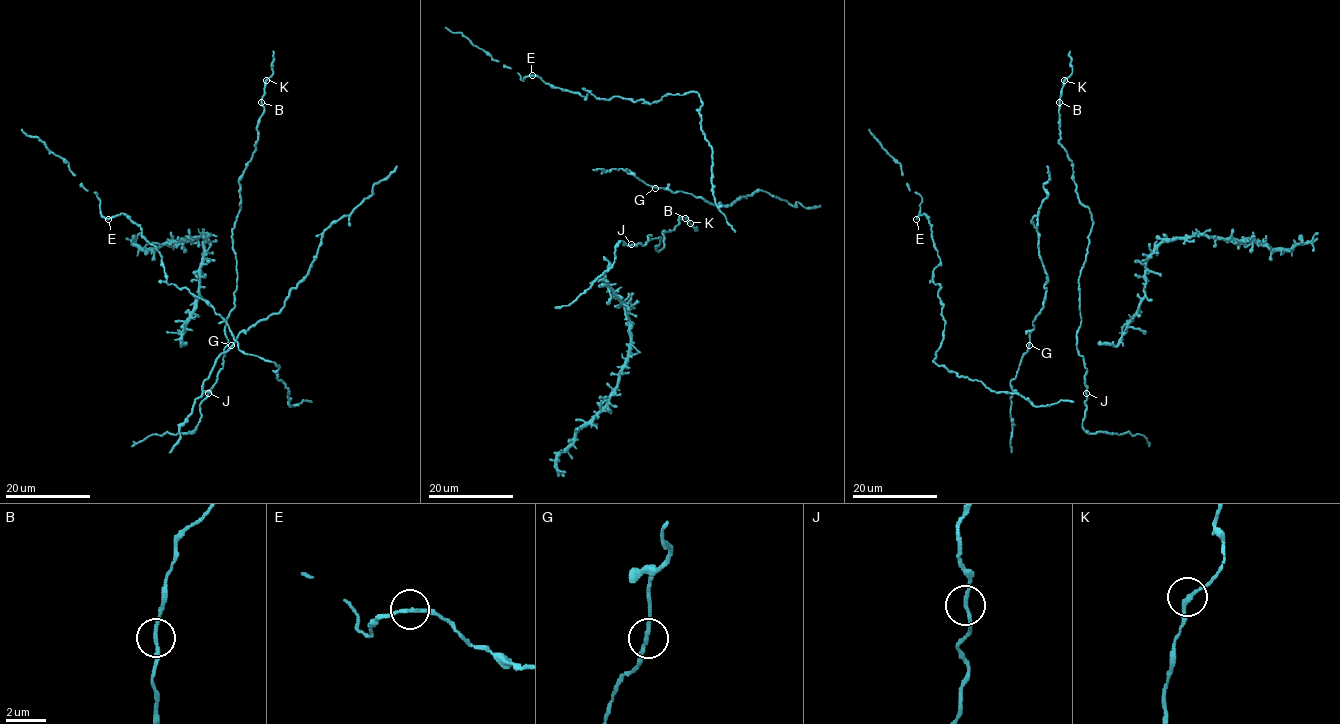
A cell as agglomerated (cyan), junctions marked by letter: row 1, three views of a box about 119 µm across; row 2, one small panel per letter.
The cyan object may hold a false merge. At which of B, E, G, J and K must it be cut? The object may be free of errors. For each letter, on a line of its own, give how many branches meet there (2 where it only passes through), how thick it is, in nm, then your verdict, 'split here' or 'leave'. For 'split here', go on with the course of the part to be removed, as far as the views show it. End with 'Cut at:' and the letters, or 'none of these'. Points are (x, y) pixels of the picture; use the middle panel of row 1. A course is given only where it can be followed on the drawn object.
B: 2 | 190 nm | leave
E: 2 | 180 nm | leave
G: 2 | 190 nm | leave
J: 2 | 180 nm | leave
K: 2 | 180 nm | leave
Cut at: none of these

